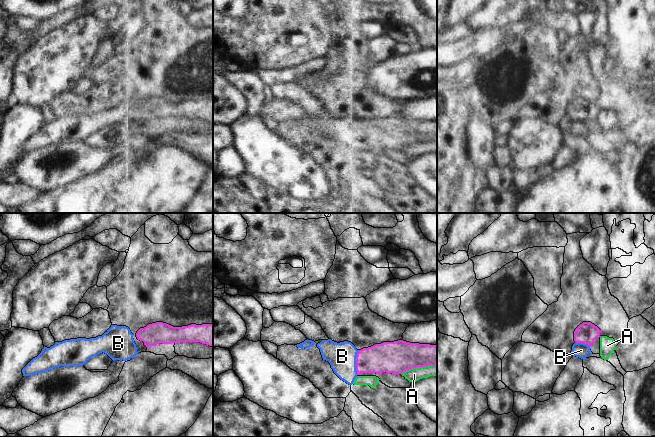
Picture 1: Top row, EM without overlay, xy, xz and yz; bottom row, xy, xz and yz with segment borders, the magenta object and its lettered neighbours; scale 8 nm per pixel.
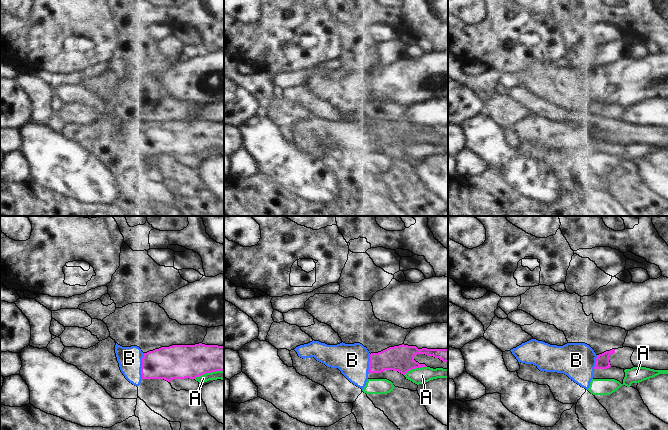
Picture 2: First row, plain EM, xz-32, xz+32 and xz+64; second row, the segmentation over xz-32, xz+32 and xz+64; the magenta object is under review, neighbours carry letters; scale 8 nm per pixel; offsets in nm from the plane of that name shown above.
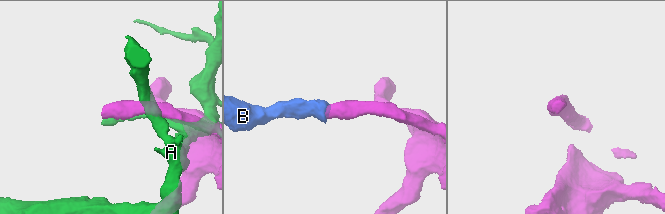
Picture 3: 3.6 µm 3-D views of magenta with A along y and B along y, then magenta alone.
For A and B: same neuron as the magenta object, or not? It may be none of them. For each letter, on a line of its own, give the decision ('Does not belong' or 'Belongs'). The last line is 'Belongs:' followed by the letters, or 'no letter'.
A: Does not belong
B: Belongs
Belongs: B.

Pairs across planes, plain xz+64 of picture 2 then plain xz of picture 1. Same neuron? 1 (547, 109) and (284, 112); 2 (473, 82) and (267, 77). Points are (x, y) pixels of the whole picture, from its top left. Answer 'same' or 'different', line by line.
1: different
2: different

